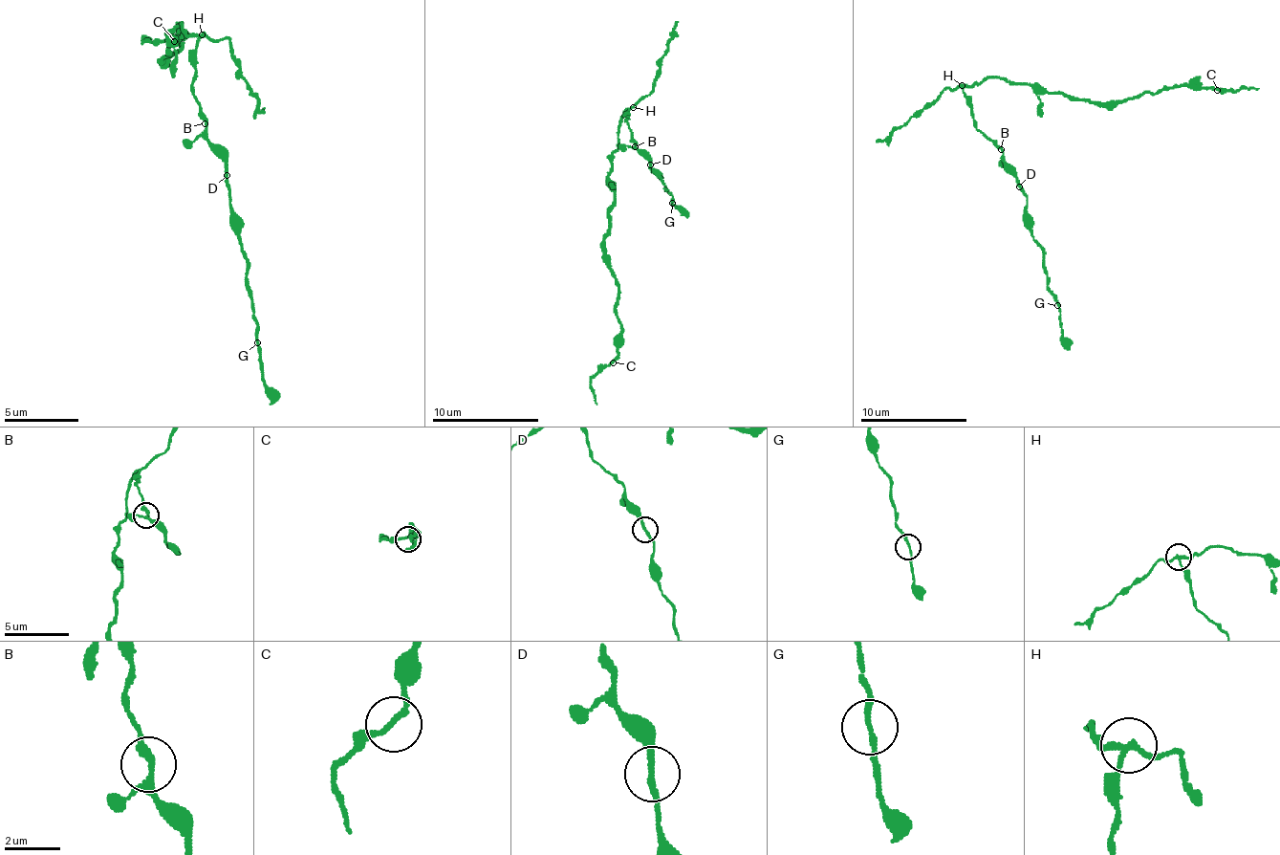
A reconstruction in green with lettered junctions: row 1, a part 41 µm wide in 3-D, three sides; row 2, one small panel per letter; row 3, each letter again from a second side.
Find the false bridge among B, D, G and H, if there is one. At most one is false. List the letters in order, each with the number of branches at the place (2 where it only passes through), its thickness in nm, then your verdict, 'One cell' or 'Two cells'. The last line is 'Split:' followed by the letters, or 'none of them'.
B: Branches: 3. Thickness 200 nm. One cell
D: Branches: 2. Thickness 200 nm. One cell
G: Branches: 2. Thickness 170 nm. One cell
H: Branches: 3. Thickness 170 nm. Two cells
Split: H

